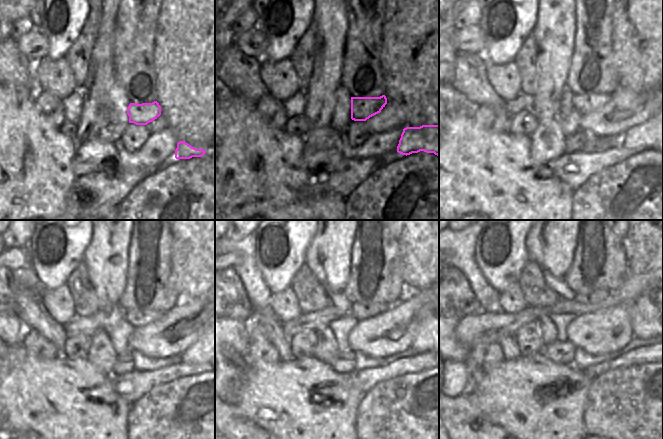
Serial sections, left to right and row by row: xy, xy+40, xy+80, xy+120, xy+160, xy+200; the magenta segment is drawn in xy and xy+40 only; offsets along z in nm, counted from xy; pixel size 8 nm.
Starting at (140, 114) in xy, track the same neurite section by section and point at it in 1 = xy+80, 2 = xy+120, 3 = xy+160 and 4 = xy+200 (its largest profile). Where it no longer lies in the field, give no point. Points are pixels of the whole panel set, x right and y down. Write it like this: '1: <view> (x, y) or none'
1: xy+80 (584, 104)
2: xy+120 (137, 318)
3: xy+160 (360, 312)
4: xy+200 (642, 294)

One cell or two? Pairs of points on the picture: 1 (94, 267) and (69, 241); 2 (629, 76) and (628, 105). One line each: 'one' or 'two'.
1: two
2: two

